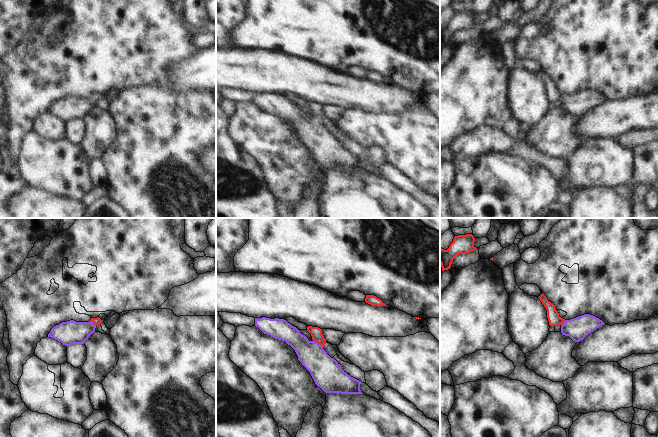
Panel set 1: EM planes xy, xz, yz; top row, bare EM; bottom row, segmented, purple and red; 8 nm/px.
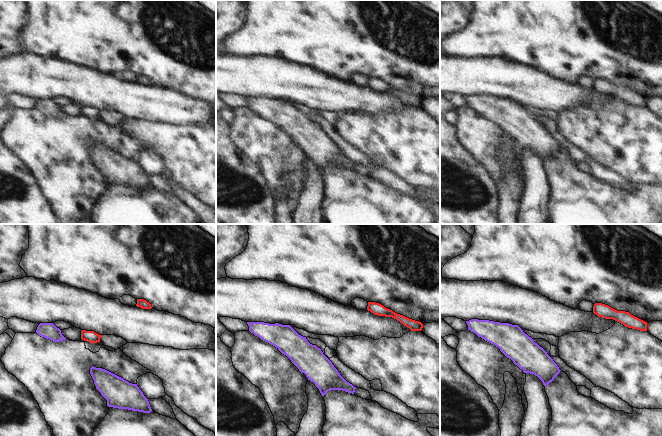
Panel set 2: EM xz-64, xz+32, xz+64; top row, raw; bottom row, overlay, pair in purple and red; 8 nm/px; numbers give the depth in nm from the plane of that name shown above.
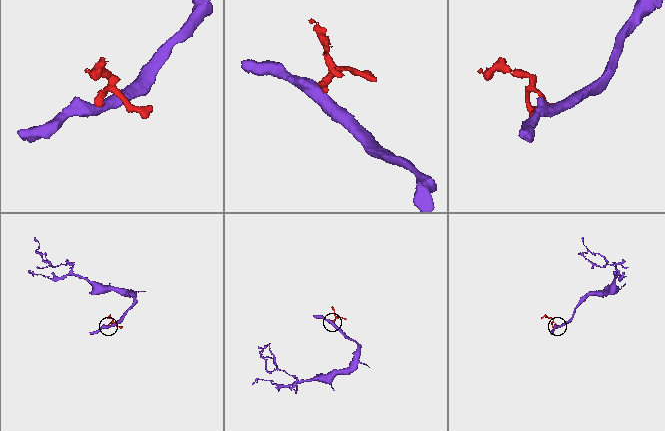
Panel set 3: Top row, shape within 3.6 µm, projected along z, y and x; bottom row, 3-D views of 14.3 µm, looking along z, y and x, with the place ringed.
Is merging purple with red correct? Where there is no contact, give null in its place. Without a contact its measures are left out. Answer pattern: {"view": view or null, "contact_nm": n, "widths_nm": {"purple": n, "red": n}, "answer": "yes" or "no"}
{"view": "xz", "contact_nm": 100, "widths_nm": {"purple": 240, "red": 90}, "answer": "yes"}

